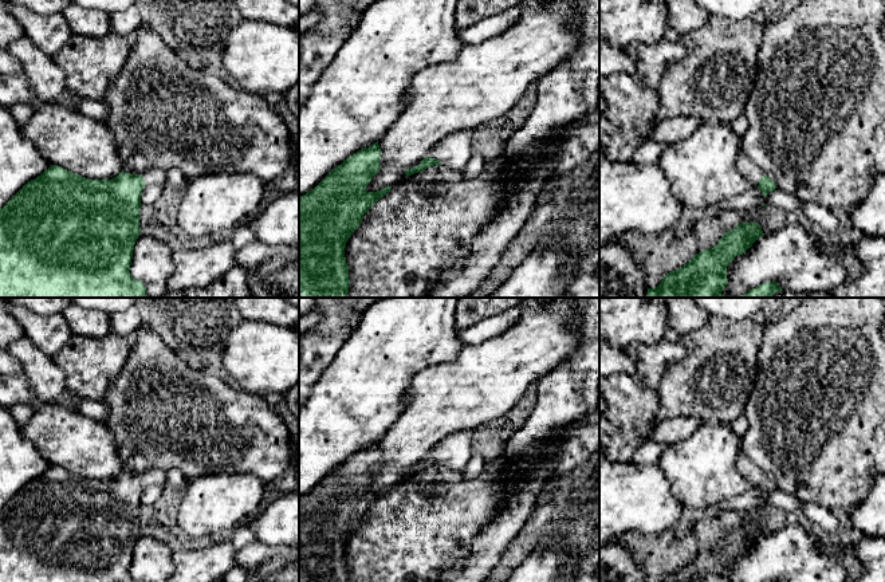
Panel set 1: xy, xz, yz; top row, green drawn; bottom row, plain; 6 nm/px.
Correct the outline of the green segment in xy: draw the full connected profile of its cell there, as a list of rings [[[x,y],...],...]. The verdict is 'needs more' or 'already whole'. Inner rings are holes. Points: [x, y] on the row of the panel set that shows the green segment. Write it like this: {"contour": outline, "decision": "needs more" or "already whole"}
{"contour": [[[51,165],[35,180],[28,181],[3,208],[0,208],[0,298],[145,298],[142,282],[130,275],[134,244],[141,235],[141,194],[146,184],[164,185],[166,172],[158,168],[141,174],[121,172],[111,180],[90,180],[76,173]]], "decision": "needs more"}

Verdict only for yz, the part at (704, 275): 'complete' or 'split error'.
complete

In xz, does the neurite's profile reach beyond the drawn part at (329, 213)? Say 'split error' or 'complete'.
complete

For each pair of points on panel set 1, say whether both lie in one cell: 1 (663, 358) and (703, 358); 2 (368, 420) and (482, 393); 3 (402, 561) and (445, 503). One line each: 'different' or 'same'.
1: different
2: different
3: same

